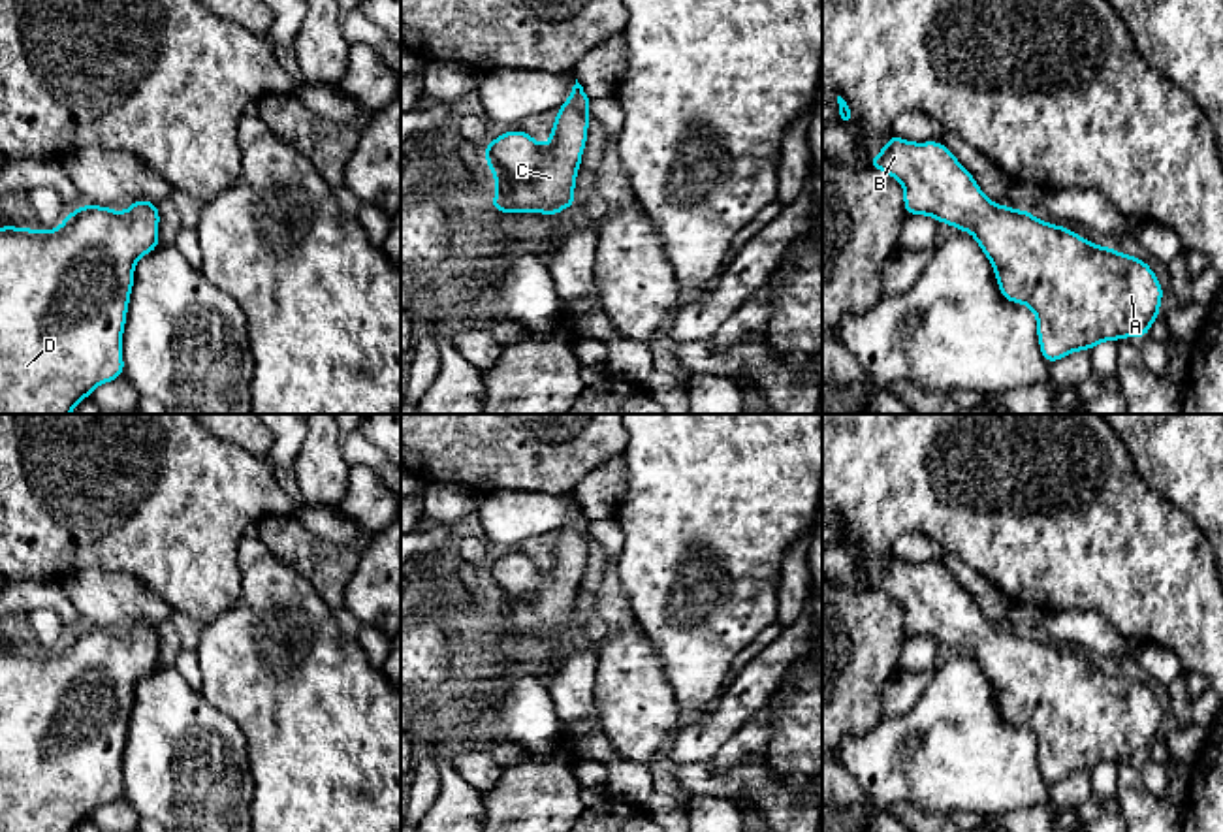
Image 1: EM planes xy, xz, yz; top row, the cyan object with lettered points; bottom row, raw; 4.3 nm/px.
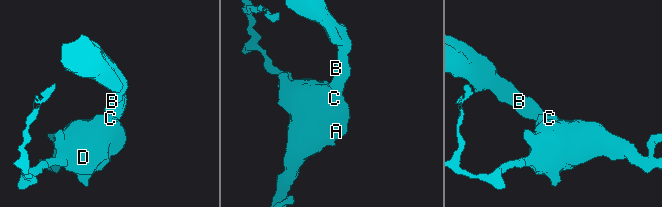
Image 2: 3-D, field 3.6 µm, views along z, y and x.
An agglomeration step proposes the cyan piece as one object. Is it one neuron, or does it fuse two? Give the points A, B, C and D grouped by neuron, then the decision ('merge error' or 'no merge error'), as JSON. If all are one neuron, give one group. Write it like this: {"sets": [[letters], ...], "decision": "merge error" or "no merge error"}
{"sets": [["A", "B", "C", "D"]], "decision": "no merge error"}

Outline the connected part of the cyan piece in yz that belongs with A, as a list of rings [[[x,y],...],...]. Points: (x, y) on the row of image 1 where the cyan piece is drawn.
[[[890,134],[886,147],[867,168],[882,169],[903,184],[905,215],[929,215],[937,222],[973,233],[995,269],[1003,297],[1024,303],[1037,314],[1037,335],[1046,363],[1076,350],[1091,350],[1101,341],[1140,339],[1161,316],[1163,286],[1144,260],[1112,247],[1097,247],[1067,226],[1040,222],[1031,211],[995,205],[941,141],[913,143]]]

